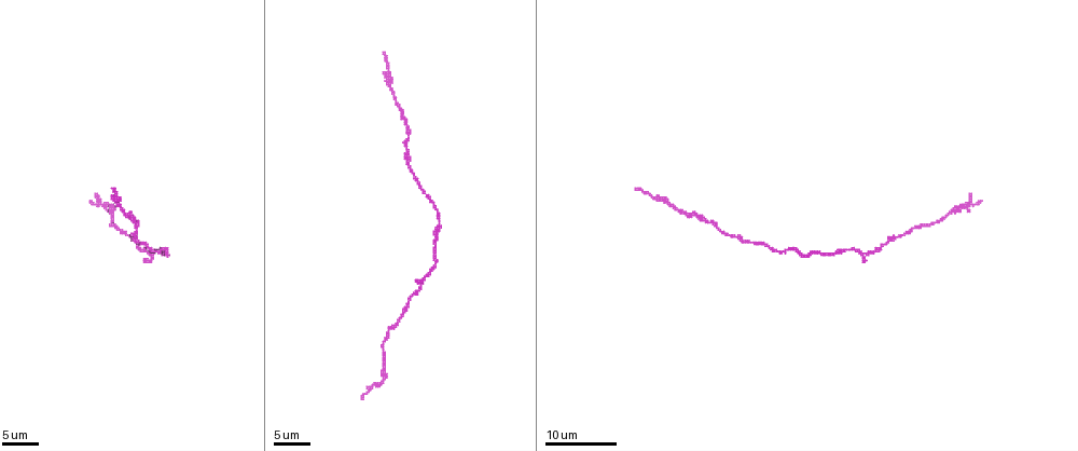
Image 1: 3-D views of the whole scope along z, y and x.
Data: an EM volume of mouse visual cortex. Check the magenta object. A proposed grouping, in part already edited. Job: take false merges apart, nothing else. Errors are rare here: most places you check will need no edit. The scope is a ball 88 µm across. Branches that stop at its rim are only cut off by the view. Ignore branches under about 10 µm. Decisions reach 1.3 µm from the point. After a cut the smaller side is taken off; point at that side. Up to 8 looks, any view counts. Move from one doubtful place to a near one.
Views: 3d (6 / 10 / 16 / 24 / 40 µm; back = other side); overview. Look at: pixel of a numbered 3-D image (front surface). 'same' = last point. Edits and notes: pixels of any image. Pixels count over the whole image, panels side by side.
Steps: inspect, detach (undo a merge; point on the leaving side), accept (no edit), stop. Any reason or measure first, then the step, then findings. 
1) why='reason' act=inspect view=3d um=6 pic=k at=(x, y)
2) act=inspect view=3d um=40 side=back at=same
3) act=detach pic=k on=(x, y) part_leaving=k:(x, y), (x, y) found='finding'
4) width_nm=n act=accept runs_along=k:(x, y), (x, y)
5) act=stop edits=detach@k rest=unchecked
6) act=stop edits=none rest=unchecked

why='sudden change in width' act=inspect view=3d um=16 pic=1 at=(851, 248)

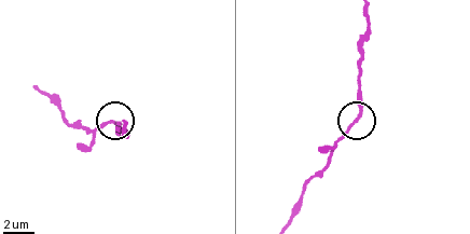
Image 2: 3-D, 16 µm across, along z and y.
act=inspect view=3d um=10 pic=2 at=(361, 113)

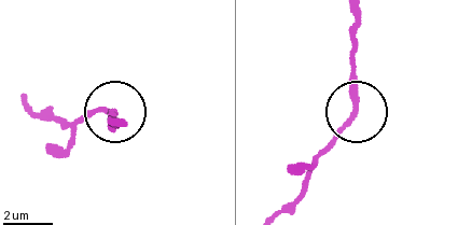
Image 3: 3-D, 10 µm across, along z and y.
act=accept runs_along=3:(355, 10), (355, 108), (314, 155) found='one neuron here'

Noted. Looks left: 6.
why='thick turns thin' act=inspect view=3d um=16 pic=1 at=(407, 164)

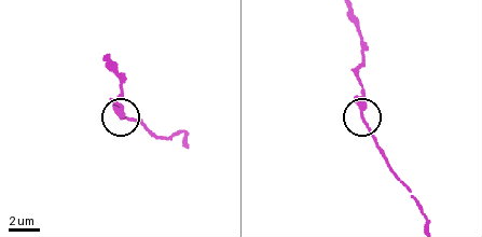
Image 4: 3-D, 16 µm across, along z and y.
act=inspect view=3d um=6 pic=4 at=(365, 120)

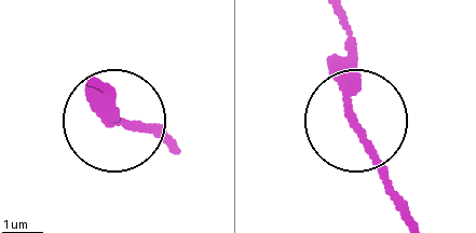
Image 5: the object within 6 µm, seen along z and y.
why='other side' act=inspect view=3d um=6 side=back pic=5 at=(353, 123)

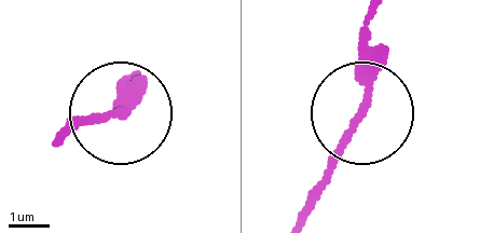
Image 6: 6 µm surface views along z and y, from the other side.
width_nm=170 act=accept found='all the same neuron'

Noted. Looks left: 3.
why='calibre changes' act=inspect view=3d um=24 pic=1 at=(164, 249)

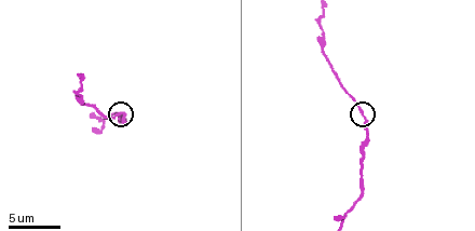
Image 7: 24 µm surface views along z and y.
act=inspect view=3d um=10 pic=7 at=(364, 114)

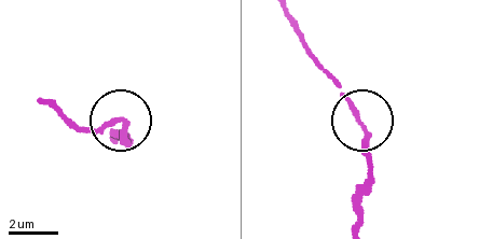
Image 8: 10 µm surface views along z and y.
act=inspect view=3d um=6 pic=8 at=(118, 117)

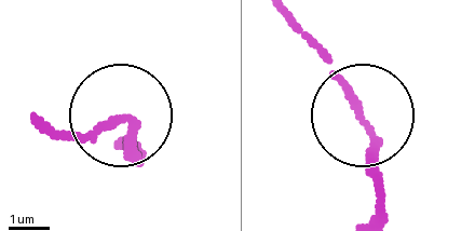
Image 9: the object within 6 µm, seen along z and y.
act=accept found='one neuron here'

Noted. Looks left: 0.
act=stop edits=none rest=unchecked

